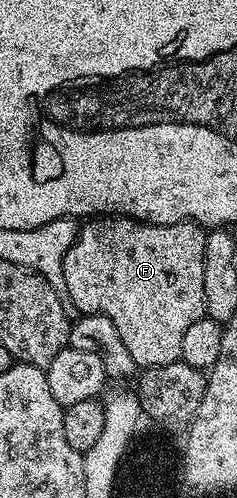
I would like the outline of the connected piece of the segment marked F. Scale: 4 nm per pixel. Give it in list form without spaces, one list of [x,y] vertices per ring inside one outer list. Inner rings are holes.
[[[109,215],[106,217],[91,217],[80,226],[79,236],[73,241],[69,253],[65,253],[63,262],[63,276],[65,277],[66,298],[70,306],[76,307],[76,312],[85,315],[104,315],[113,321],[113,326],[117,329],[117,334],[129,349],[133,357],[136,368],[146,369],[148,367],[160,367],[170,363],[180,362],[184,358],[185,352],[181,349],[181,341],[185,337],[185,332],[189,330],[189,325],[193,321],[204,318],[207,314],[205,309],[205,241],[207,231],[200,224],[194,221],[186,223],[149,223],[146,221],[136,221],[128,219],[122,215]]]

